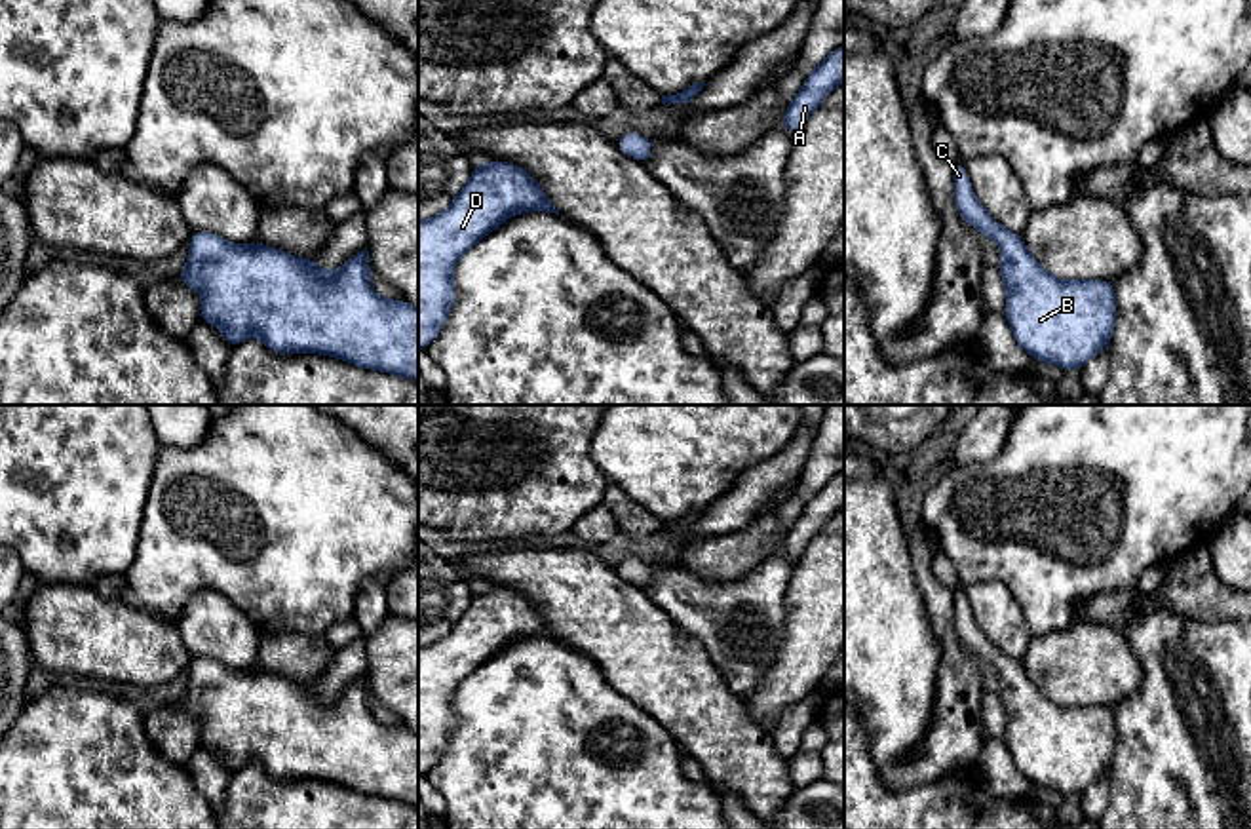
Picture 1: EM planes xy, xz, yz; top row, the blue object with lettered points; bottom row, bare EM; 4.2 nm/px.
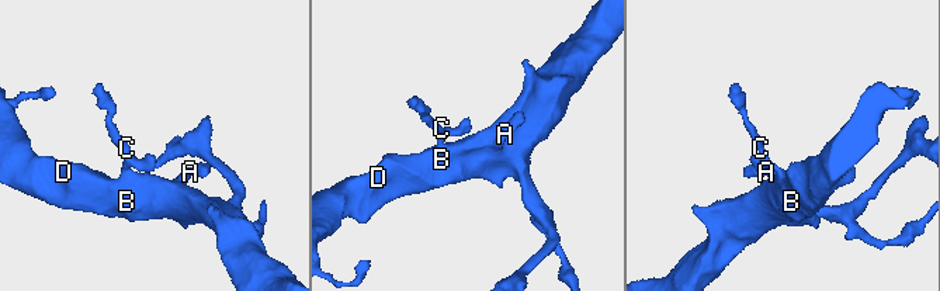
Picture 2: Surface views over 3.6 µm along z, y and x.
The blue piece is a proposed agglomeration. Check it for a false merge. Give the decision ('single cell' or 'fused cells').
single cell

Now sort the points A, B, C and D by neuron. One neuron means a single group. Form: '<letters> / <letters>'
A B C D

